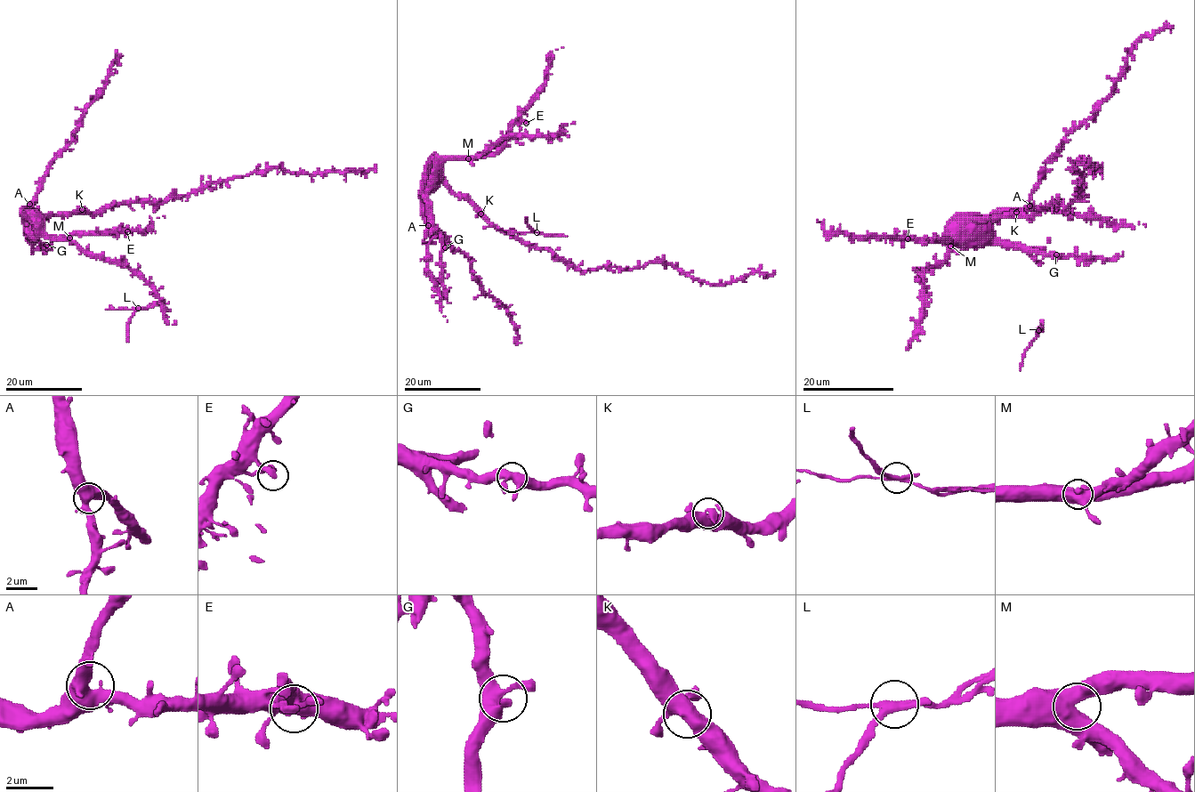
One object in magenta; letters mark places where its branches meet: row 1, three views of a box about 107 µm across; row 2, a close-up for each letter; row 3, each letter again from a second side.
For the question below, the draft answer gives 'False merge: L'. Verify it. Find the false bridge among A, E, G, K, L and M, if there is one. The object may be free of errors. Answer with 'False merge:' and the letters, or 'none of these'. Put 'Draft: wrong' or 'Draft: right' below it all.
False merge: L
Draft: right

